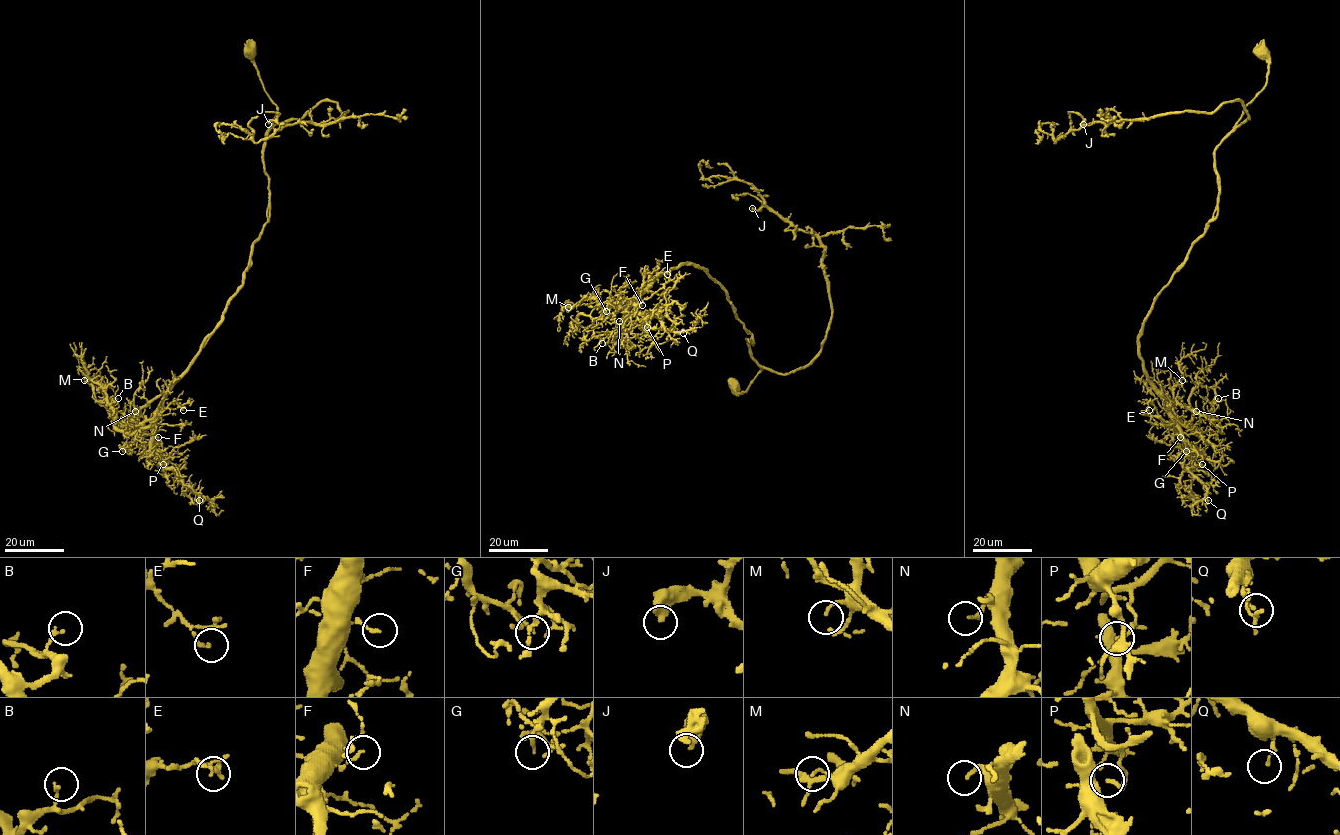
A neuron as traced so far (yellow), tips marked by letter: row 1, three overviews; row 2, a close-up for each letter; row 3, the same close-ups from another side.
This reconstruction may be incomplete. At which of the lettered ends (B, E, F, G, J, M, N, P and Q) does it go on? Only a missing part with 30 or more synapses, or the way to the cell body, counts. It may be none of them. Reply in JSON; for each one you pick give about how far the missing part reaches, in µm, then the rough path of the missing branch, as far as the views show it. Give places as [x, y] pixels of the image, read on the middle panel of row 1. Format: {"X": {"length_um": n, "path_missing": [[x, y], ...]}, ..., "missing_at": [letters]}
{"N": {"length_um": 9}, "missing_at": ["N"]}

